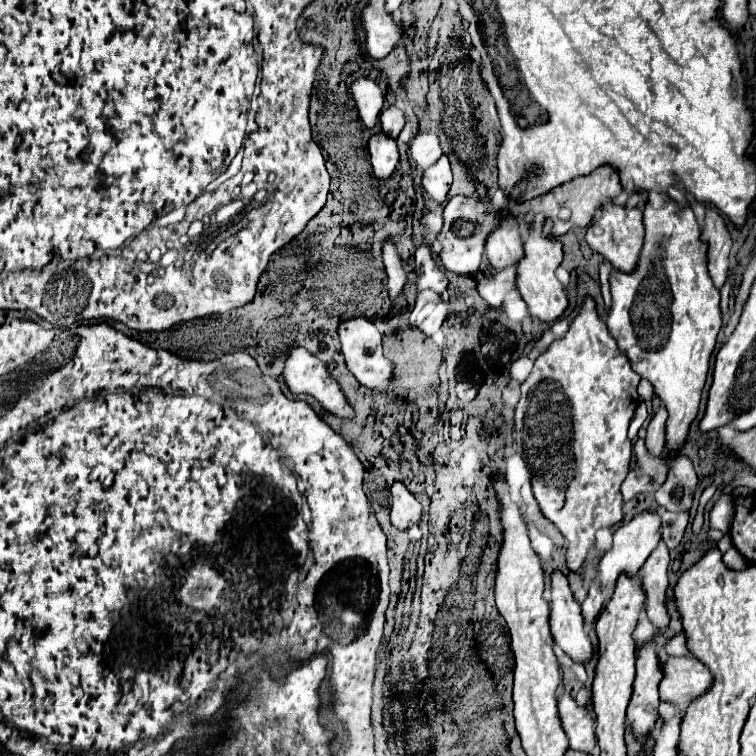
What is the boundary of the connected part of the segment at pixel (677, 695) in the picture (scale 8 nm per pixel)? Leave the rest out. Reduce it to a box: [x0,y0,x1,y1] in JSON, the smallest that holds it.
[659,657,711,709]

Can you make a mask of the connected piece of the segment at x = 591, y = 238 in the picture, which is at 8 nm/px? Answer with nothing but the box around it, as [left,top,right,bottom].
[585,203,643,271]

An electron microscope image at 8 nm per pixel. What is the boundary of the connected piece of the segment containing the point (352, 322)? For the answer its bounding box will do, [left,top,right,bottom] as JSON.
[337,317,391,393]

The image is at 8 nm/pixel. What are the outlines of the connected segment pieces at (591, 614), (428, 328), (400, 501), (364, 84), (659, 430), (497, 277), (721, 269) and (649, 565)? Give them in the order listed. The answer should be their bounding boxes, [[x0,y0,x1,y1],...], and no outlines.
[[581,581,605,627],[409,291,449,337],[389,481,423,529],[351,77,383,129],[645,405,667,457],[477,267,515,307],[701,209,731,289],[639,541,675,637]]

